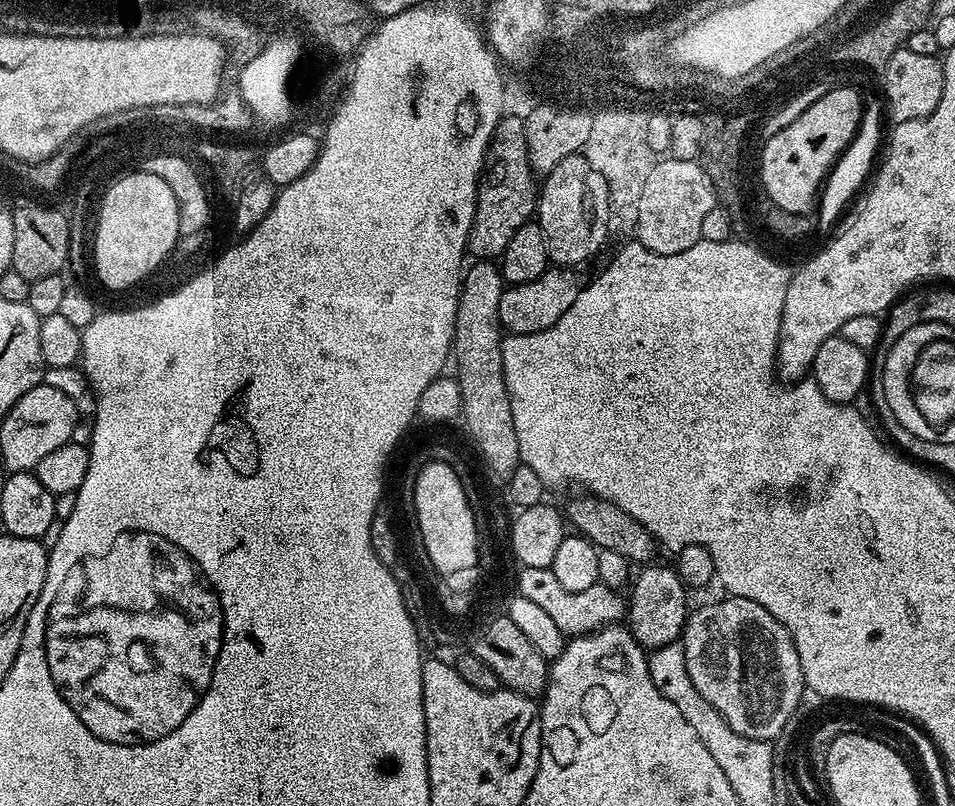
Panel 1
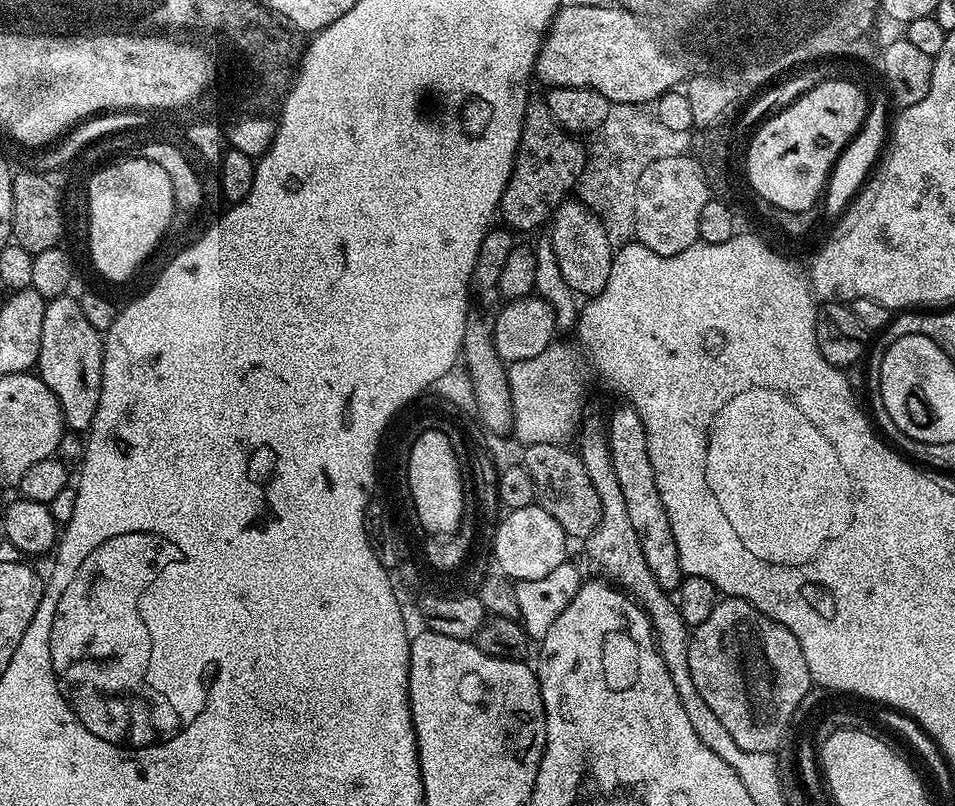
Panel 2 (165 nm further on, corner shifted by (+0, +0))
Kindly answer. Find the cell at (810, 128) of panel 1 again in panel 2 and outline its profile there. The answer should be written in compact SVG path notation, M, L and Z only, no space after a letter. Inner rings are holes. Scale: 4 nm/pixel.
M835 78L797 99L800 104L787 105L776 114L753 145L752 180L760 187L764 204L776 200L773 209L806 211L817 207L816 199L821 199L836 159L859 131L870 101L858 85Z

